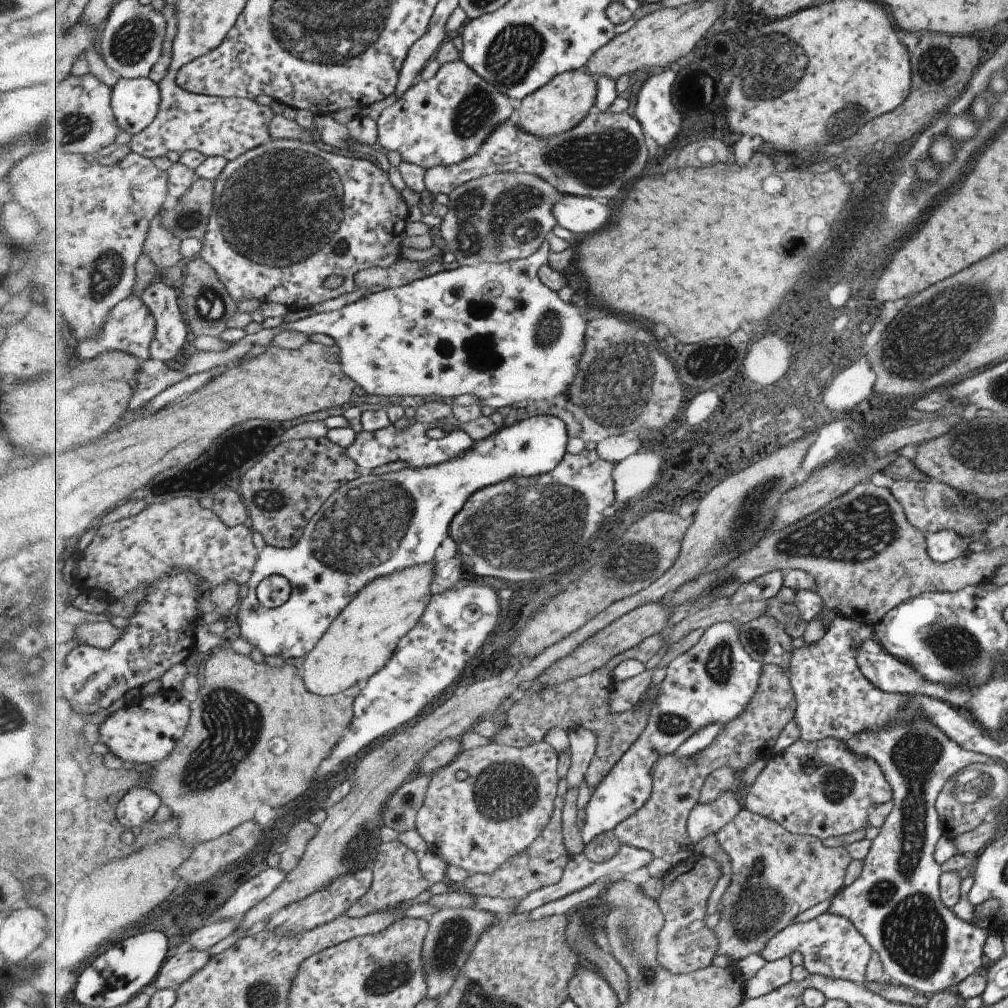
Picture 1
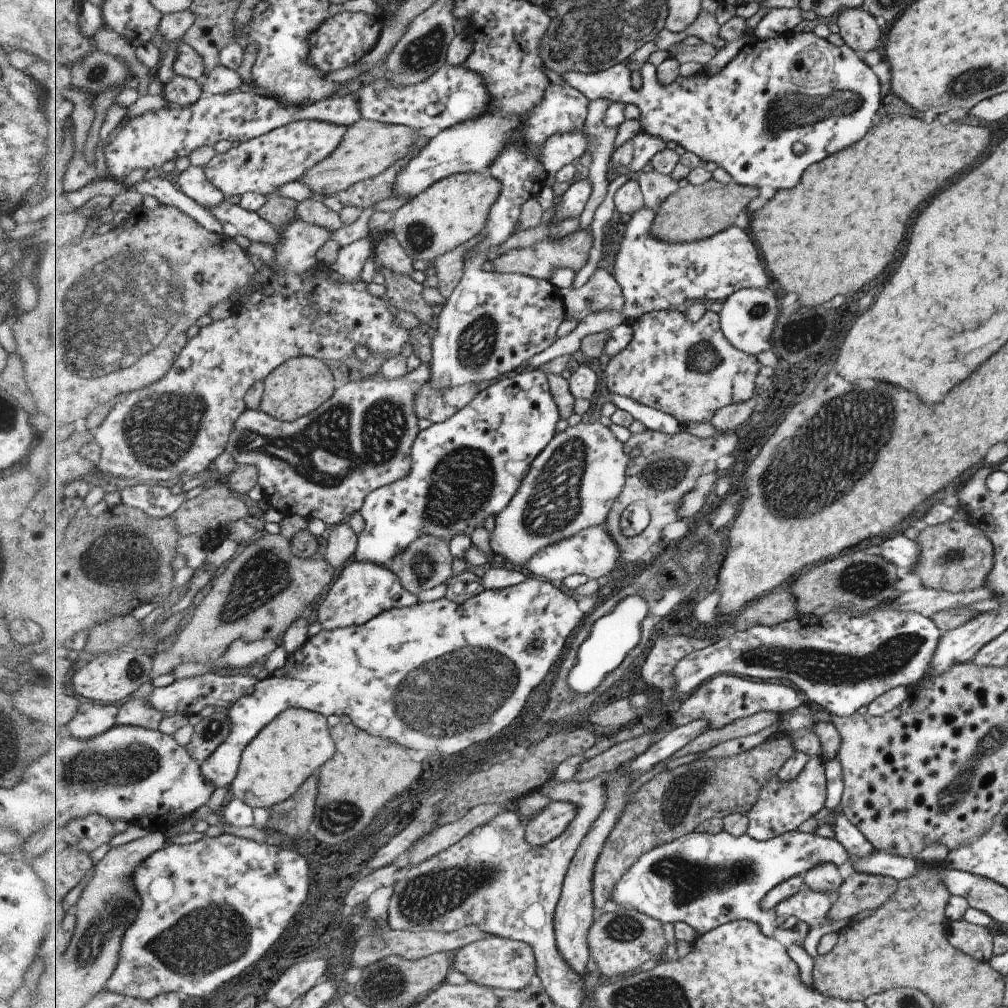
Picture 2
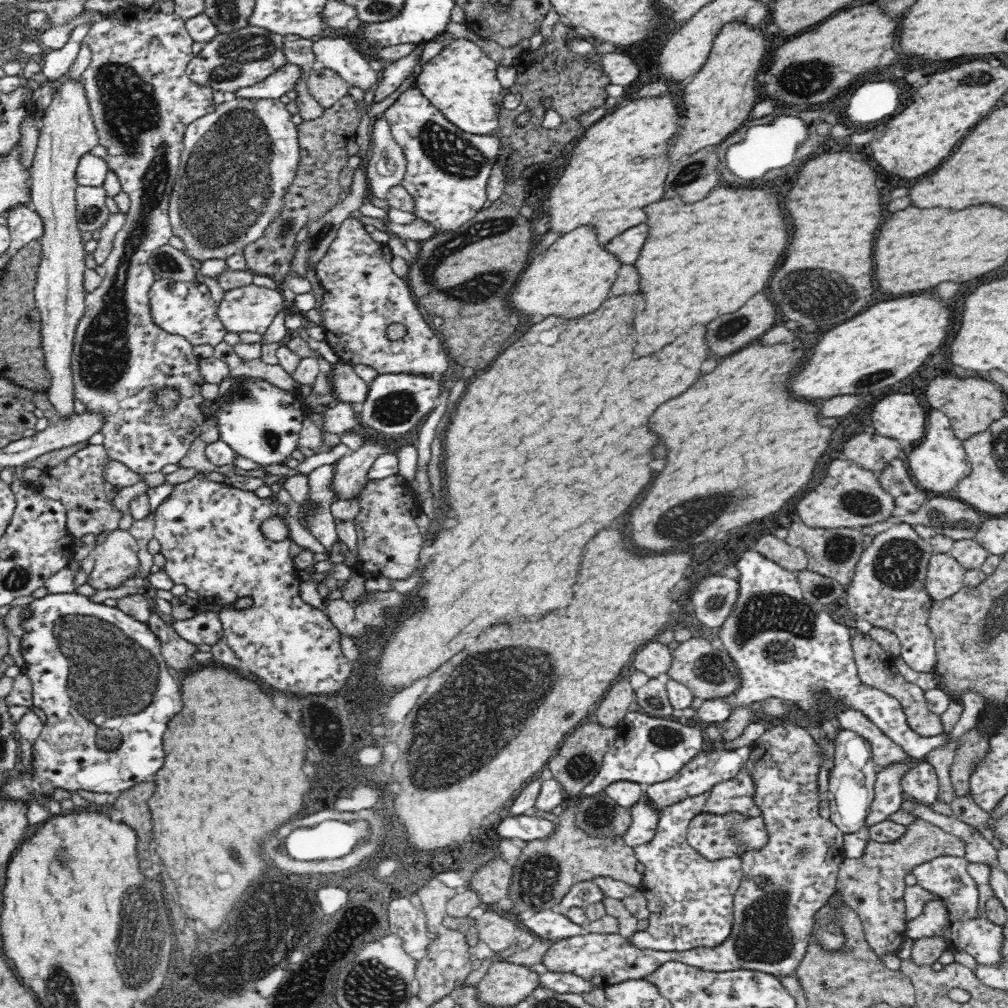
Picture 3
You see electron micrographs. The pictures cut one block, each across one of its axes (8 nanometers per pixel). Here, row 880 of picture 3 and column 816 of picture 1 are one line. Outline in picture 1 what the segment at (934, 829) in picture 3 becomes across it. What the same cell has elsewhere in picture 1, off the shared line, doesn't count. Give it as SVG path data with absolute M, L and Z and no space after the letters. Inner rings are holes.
M743 808L733 820L715 833L721 848L732 859L733 877L723 894L721 907L714 921L715 934L719 938L717 956L729 956L734 964L753 954L762 954L769 940L793 925L799 914L827 900L835 890L843 886L843 872L851 855L845 847L825 847L819 838L812 835L792 833L779 822Z

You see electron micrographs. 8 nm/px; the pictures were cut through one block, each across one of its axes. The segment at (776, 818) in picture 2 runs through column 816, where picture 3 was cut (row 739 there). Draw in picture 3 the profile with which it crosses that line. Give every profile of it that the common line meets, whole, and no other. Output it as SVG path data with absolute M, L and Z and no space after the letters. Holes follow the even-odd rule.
M781 725L781 726L770 726L767 731L758 737L758 740L752 745L752 755L749 757L748 763L745 765L745 768L750 772L750 776L754 779L755 784L755 795L754 803L758 805L760 811L762 811L762 820L766 823L767 834L767 843L765 847L760 849L747 851L743 854L741 858L742 865L742 881L736 895L734 896L734 914L732 920L732 928L730 930L730 936L718 944L718 946L698 946L698 948L692 948L692 950L684 950L682 952L672 950L672 951L661 951L658 949L638 949L630 945L626 941L626 937L620 935L620 933L588 933L582 934L580 936L571 936L567 939L556 940L555 943L550 946L550 948L545 952L545 955L542 959L542 964L552 972L570 972L574 975L578 975L584 981L590 982L594 987L597 988L606 988L612 984L618 984L626 980L640 979L648 974L657 970L657 967L660 967L663 962L676 961L690 966L695 966L701 969L706 969L706 971L714 972L728 972L729 970L736 969L748 969L748 970L758 970L760 972L766 972L768 974L777 976L778 979L781 979L782 976L789 976L794 973L794 970L797 968L798 964L801 963L802 958L805 956L806 948L808 943L813 937L813 926L815 916L817 912L831 900L831 897L834 893L837 892L838 888L838 869L839 864L845 859L845 854L843 851L843 832L840 831L830 820L826 820L820 817L818 813L818 803L821 801L818 799L818 774L821 769L821 756L817 753L819 746L816 746L816 742L810 738L808 730L804 730L804 727L799 727L798 725Z

